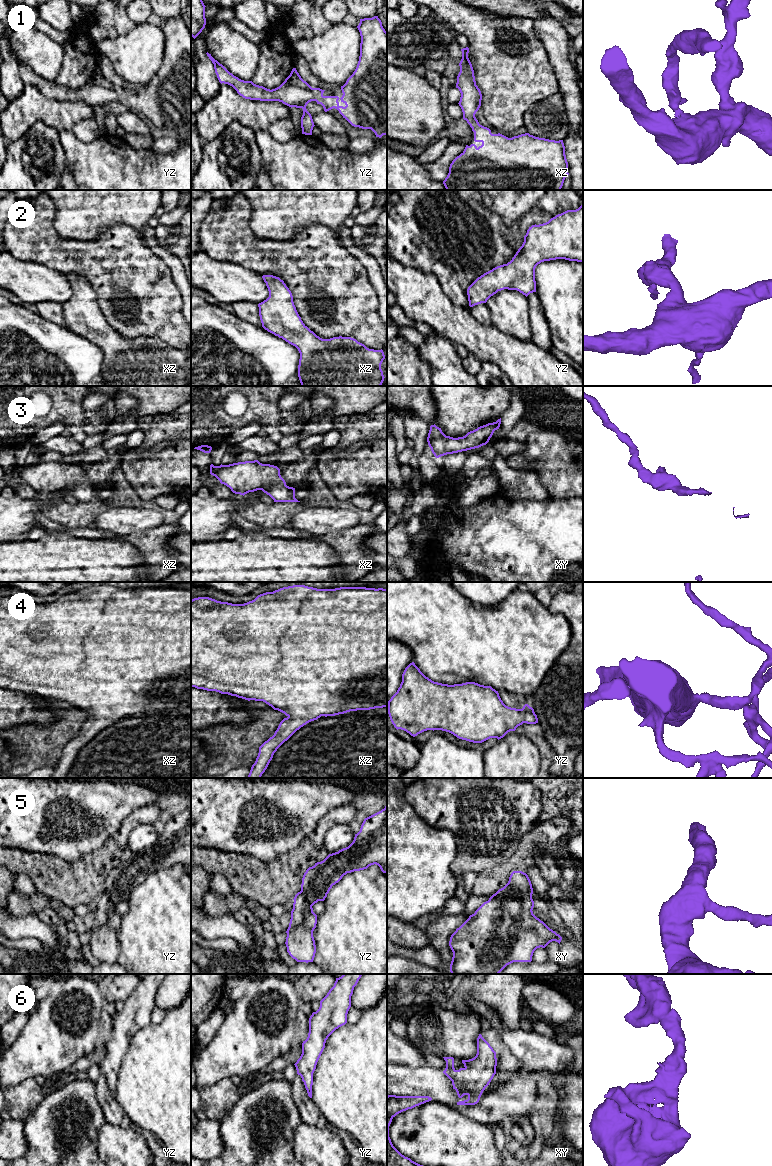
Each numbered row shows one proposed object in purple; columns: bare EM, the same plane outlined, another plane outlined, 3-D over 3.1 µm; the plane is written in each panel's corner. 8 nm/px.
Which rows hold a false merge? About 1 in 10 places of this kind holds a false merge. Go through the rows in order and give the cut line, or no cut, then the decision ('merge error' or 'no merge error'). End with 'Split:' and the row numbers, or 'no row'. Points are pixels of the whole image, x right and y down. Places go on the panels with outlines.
1: no cut | no merge error
2: no cut | no merge error
3: no cut | no merge error
4: no cut | no merge error
5: no cut | no merge error
6: no cut | no merge error
Split: no row

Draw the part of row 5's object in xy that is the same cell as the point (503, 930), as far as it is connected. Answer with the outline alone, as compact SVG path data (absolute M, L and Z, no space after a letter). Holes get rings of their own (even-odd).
M513 871L508 883L451 935L451 974L499 974L513 962L531 962L537 948L545 948L552 941L560 944L562 937L533 914L532 894L528 875L522 871Z

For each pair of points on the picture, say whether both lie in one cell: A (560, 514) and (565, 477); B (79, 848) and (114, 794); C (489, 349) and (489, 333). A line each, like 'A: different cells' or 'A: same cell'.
A: different cells
B: same cell
C: same cell

